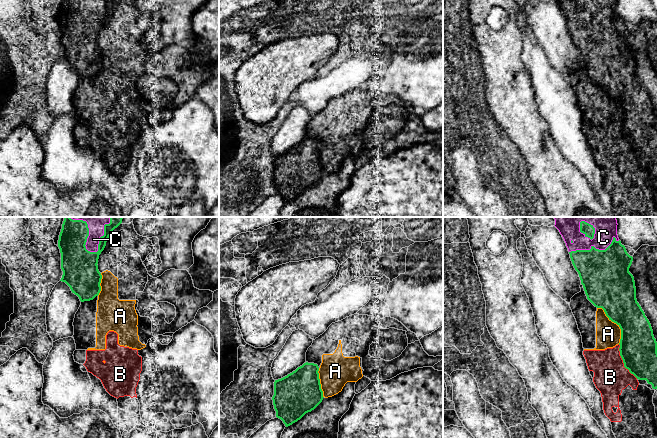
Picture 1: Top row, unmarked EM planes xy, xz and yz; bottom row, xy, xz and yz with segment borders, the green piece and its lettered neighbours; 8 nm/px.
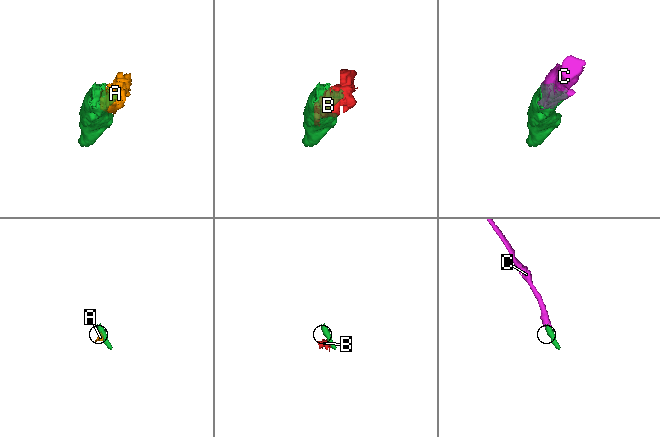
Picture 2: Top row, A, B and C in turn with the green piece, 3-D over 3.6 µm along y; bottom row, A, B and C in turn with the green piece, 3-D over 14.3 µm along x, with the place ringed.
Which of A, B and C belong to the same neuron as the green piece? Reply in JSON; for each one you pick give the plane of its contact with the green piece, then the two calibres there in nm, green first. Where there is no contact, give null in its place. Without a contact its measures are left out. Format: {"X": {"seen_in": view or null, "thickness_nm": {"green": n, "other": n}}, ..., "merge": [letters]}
{"C": {"seen_in": "xy", "thickness_nm": {"green": 280, "other": 110}}, "merge": ["C"]}

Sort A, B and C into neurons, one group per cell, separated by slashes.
A B / C

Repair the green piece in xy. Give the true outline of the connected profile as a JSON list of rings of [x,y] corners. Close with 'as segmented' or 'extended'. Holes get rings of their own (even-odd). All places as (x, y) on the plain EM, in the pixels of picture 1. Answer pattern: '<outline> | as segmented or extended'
[[[62,0],[59,11],[58,23],[61,29],[61,45],[63,51],[60,57],[65,58],[72,69],[77,71],[81,78],[93,76],[101,67],[102,51],[98,46],[98,35],[106,22],[106,18],[112,7],[120,0]]] | extended

